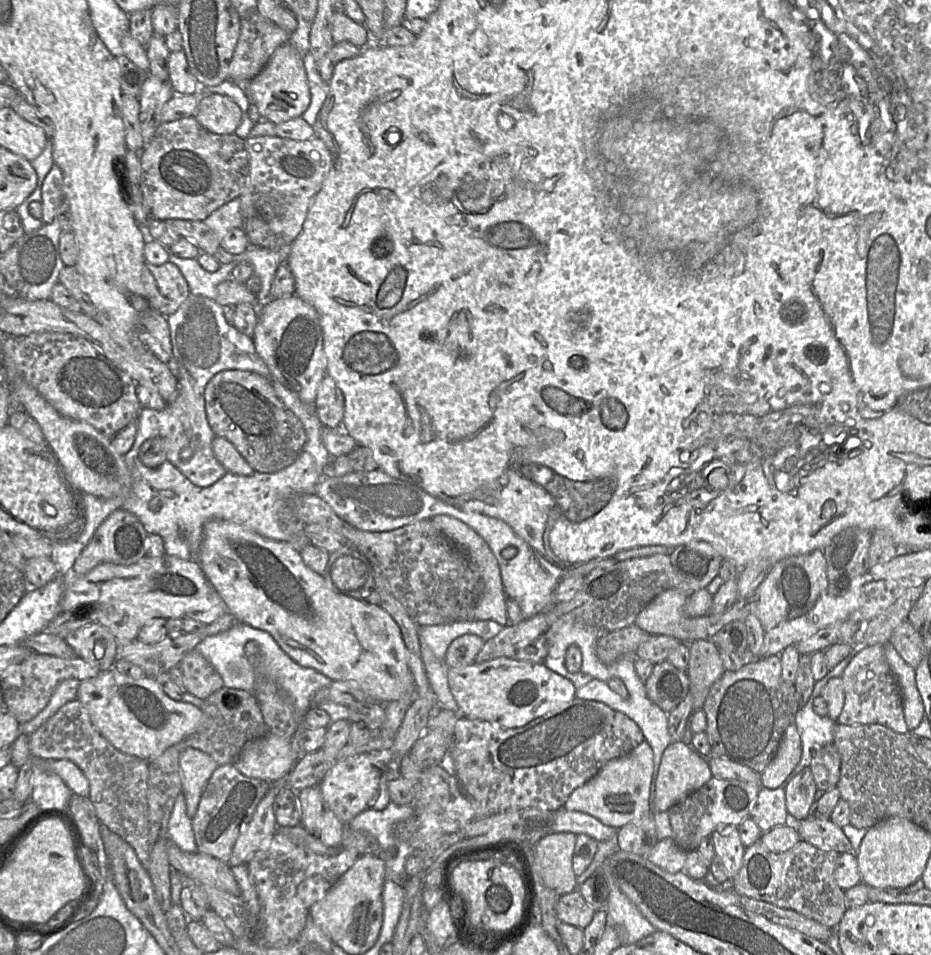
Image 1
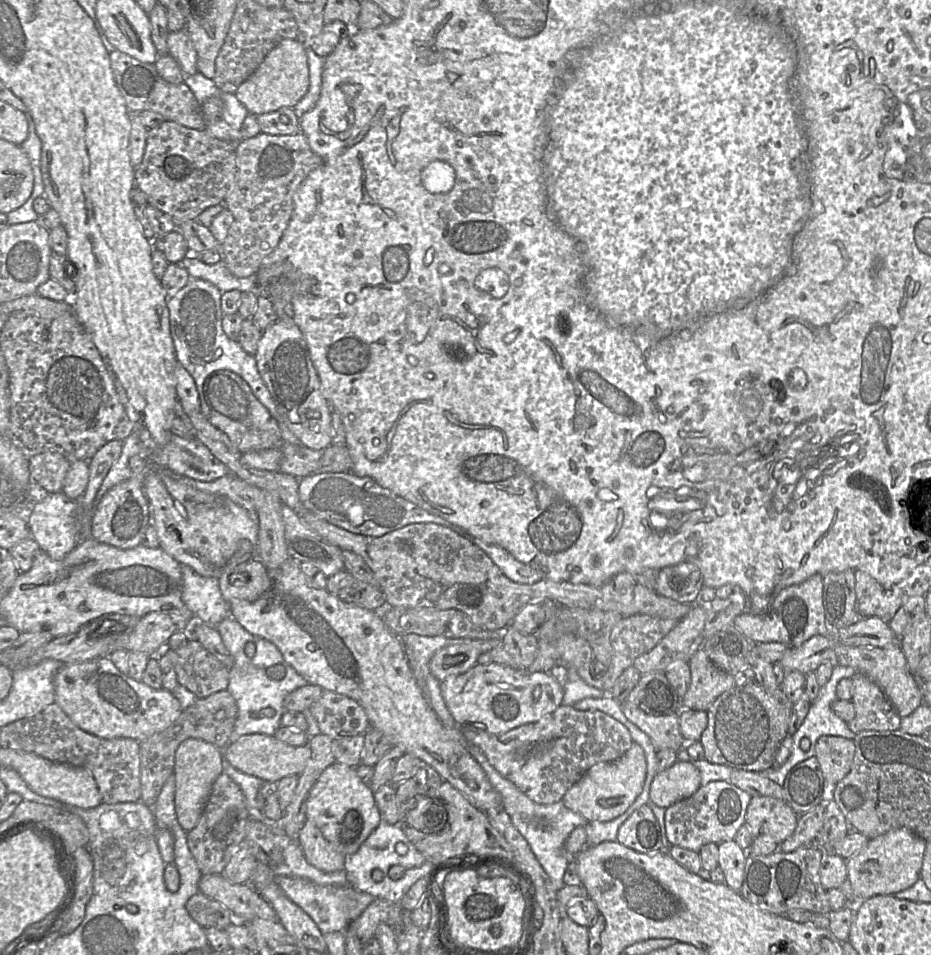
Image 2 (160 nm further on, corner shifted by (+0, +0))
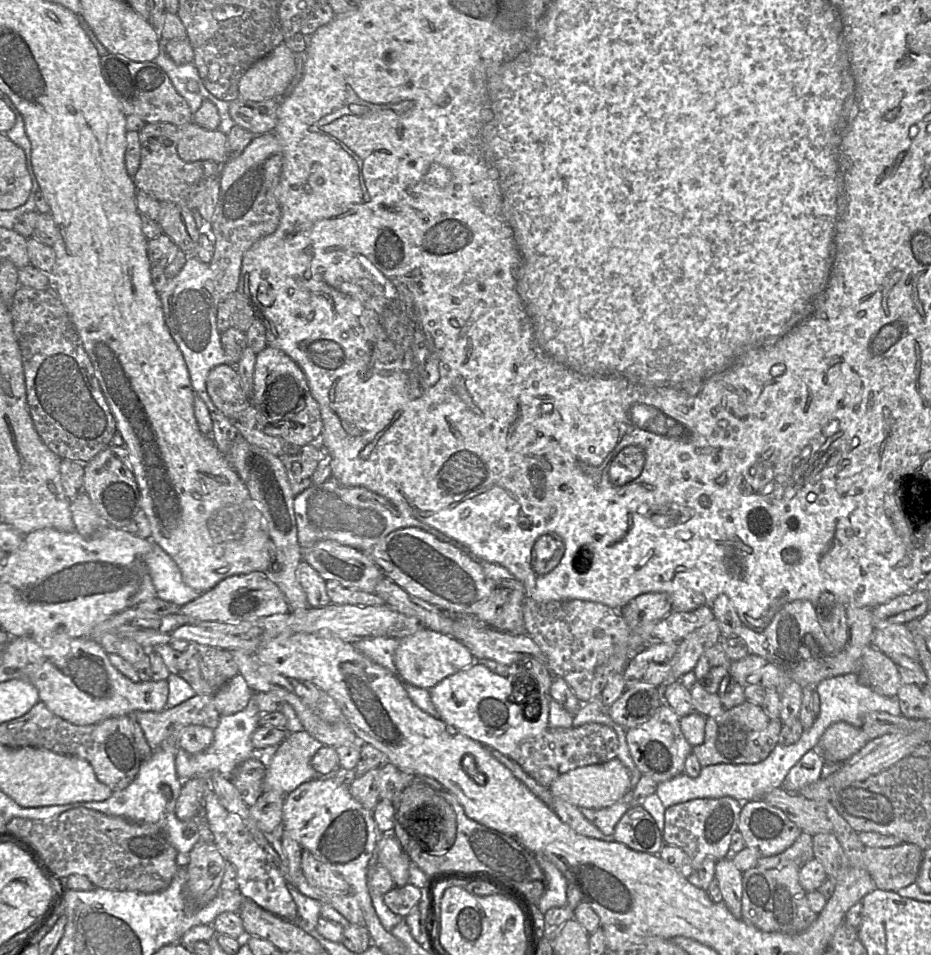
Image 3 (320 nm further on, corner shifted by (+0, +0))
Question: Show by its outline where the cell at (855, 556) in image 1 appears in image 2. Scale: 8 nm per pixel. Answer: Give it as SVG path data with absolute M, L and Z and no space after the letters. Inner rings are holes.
M846 569L828 572L823 576L823 607L826 622L837 630L856 623L860 616L856 610L855 571Z

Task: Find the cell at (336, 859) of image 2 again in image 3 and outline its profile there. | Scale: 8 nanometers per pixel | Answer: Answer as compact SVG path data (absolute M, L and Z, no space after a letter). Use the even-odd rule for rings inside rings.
M305 849L301 852L301 869L307 882L314 887L332 889L342 893L350 892L350 885L340 874L334 872Z

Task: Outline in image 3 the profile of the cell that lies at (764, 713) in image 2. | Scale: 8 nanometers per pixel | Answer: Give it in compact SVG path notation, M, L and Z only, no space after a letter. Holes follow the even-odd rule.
M746 701L736 707L725 709L720 715L706 717L704 741L694 746L692 753L697 757L701 767L720 763L759 763L765 760L778 744L782 725L780 718L771 718L761 706Z

